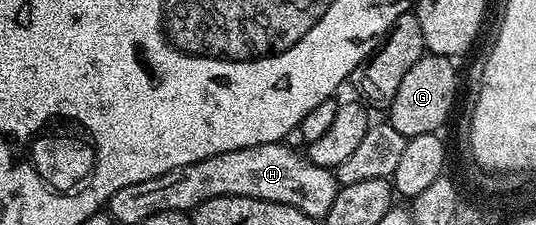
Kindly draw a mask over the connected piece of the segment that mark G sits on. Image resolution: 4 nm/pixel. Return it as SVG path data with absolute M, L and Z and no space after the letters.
M425 54L408 69L404 81L400 81L400 89L396 89L396 97L388 104L388 122L396 133L405 135L407 139L424 133L438 133L450 119L454 111L454 102L458 99L458 71L454 68L455 60L449 55Z

